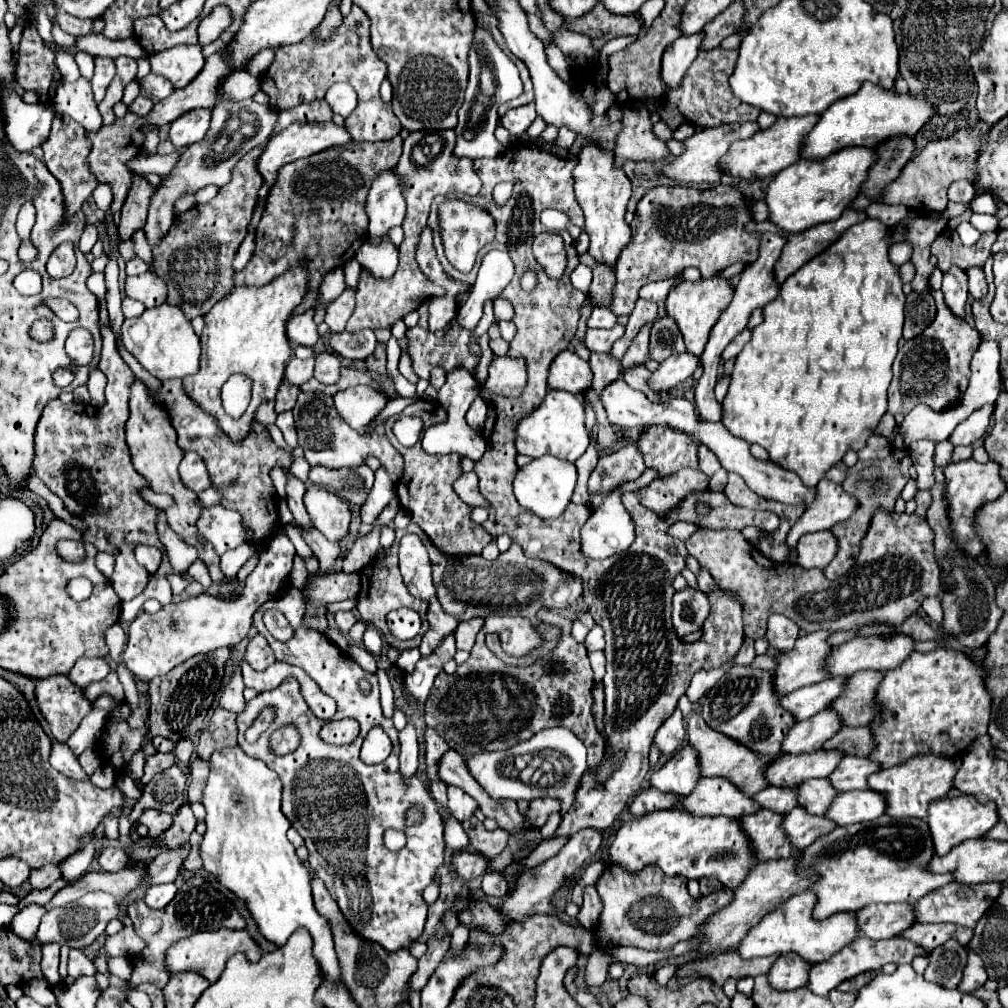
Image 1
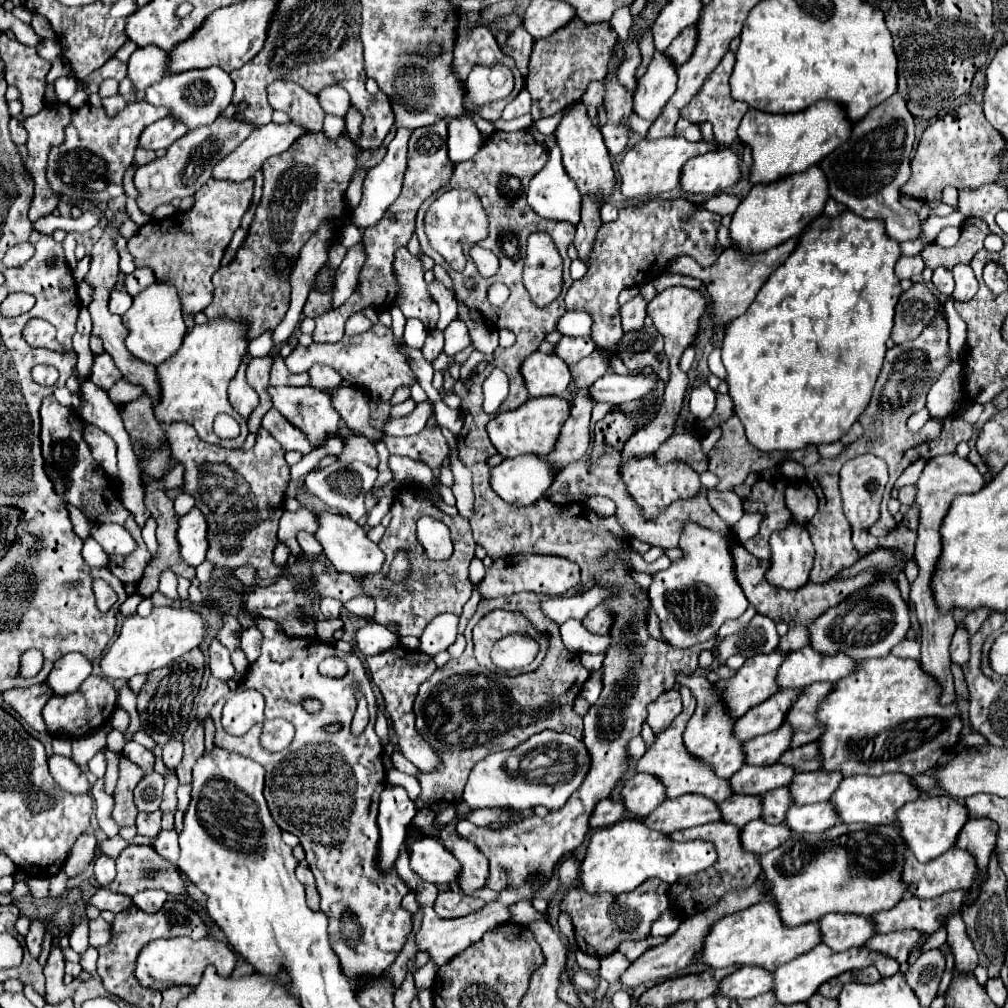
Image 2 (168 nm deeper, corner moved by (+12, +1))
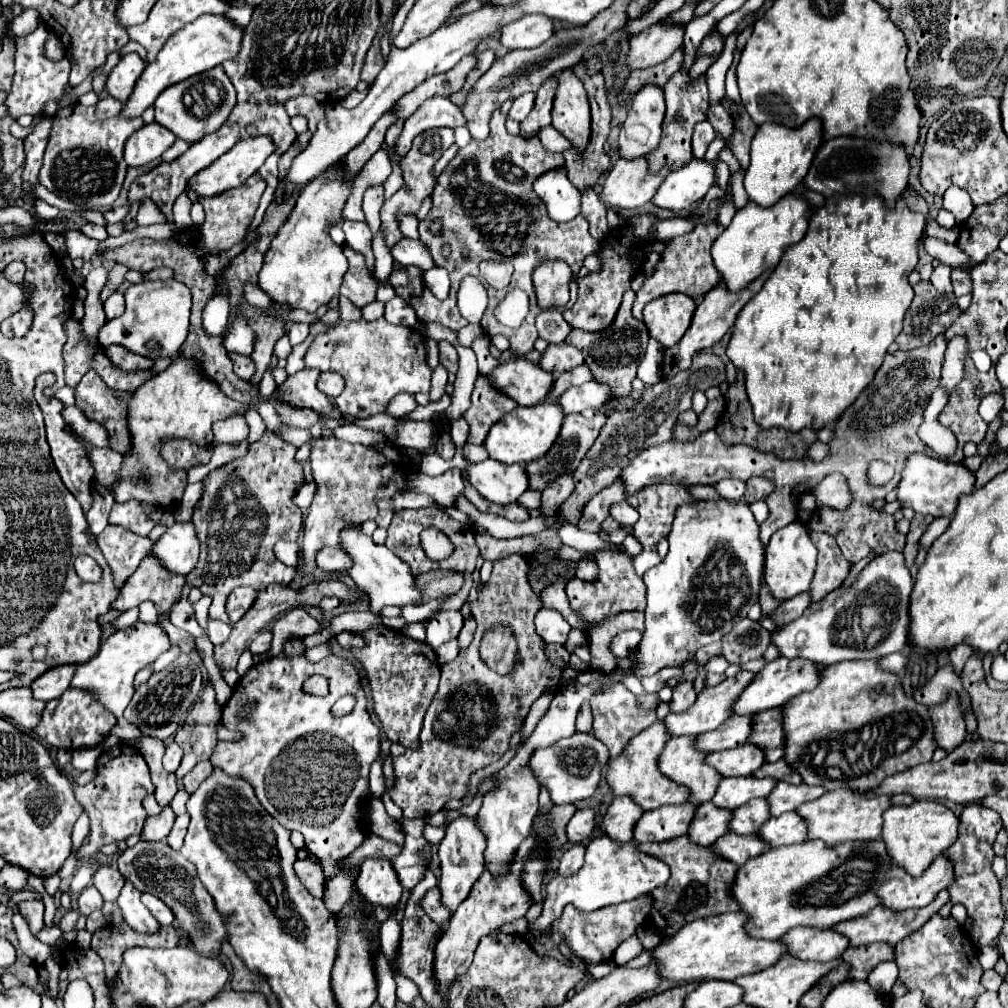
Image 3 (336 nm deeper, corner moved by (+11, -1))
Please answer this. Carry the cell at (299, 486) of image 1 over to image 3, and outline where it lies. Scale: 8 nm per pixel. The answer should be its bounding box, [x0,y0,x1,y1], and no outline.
[316,547,352,571]

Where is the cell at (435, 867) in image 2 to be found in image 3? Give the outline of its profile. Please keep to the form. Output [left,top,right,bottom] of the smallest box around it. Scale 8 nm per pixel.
[392,819,428,889]

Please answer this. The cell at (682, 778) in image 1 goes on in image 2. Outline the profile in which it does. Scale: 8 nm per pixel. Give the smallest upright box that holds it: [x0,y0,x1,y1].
[621,775,665,819]

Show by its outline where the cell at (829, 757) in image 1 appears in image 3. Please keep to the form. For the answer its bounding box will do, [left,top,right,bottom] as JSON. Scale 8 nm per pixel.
[712,775,778,809]

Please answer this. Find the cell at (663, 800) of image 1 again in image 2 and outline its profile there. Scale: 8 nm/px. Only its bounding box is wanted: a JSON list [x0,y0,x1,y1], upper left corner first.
[589,799,625,829]

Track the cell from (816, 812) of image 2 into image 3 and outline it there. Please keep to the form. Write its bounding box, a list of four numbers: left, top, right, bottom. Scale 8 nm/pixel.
[758,811,808,847]

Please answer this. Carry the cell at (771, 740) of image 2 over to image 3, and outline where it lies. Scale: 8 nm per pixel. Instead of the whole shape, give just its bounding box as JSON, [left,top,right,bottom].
[706,743,764,777]

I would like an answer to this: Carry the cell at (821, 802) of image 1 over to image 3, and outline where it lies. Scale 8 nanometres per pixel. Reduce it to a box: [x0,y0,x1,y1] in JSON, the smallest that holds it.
[730,799,768,835]

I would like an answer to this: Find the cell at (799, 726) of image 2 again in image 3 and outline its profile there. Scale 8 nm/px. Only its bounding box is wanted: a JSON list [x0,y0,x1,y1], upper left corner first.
[748,707,784,761]

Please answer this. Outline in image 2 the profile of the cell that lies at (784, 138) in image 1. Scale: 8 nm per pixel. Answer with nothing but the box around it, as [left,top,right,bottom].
[679,149,741,195]

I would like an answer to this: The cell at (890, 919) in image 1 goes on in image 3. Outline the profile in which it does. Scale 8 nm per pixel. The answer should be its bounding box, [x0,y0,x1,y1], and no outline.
[782,927,846,961]

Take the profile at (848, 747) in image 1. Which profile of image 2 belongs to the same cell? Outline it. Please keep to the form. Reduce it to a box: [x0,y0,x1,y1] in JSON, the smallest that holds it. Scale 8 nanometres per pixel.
[777,743,819,773]

